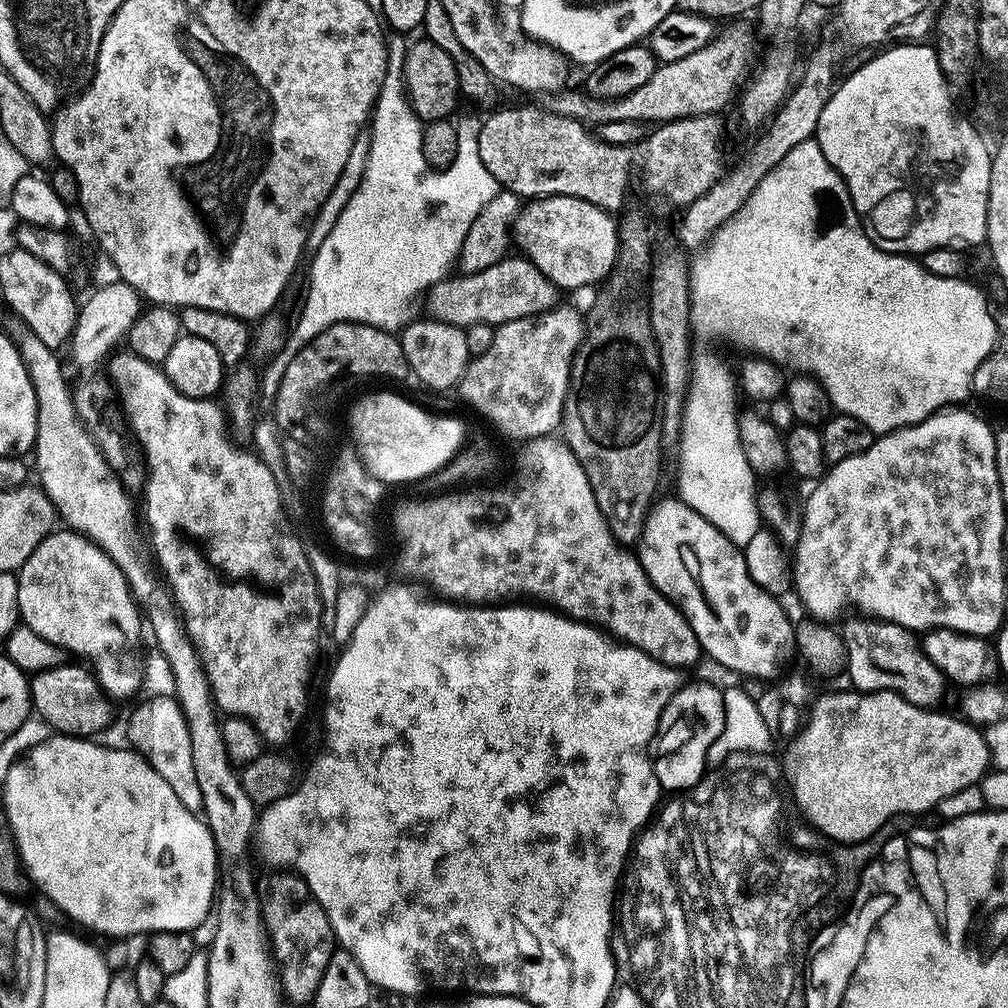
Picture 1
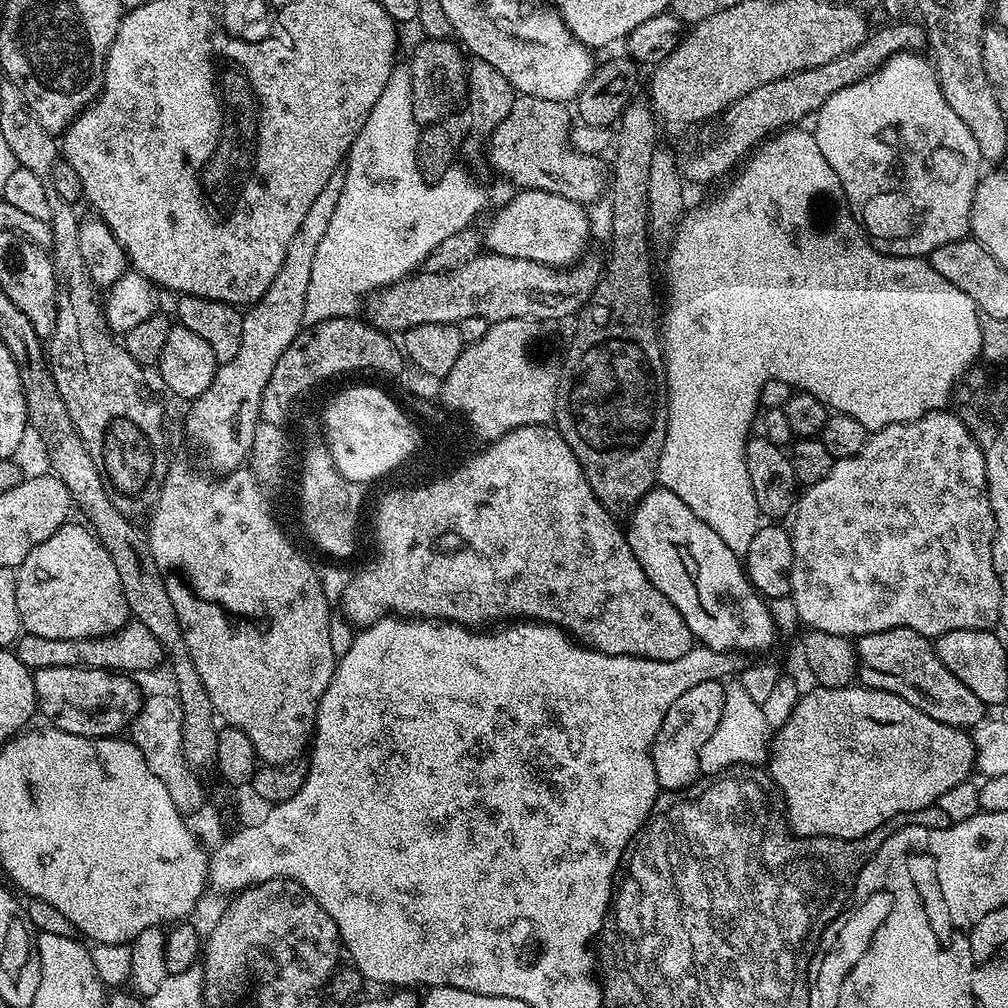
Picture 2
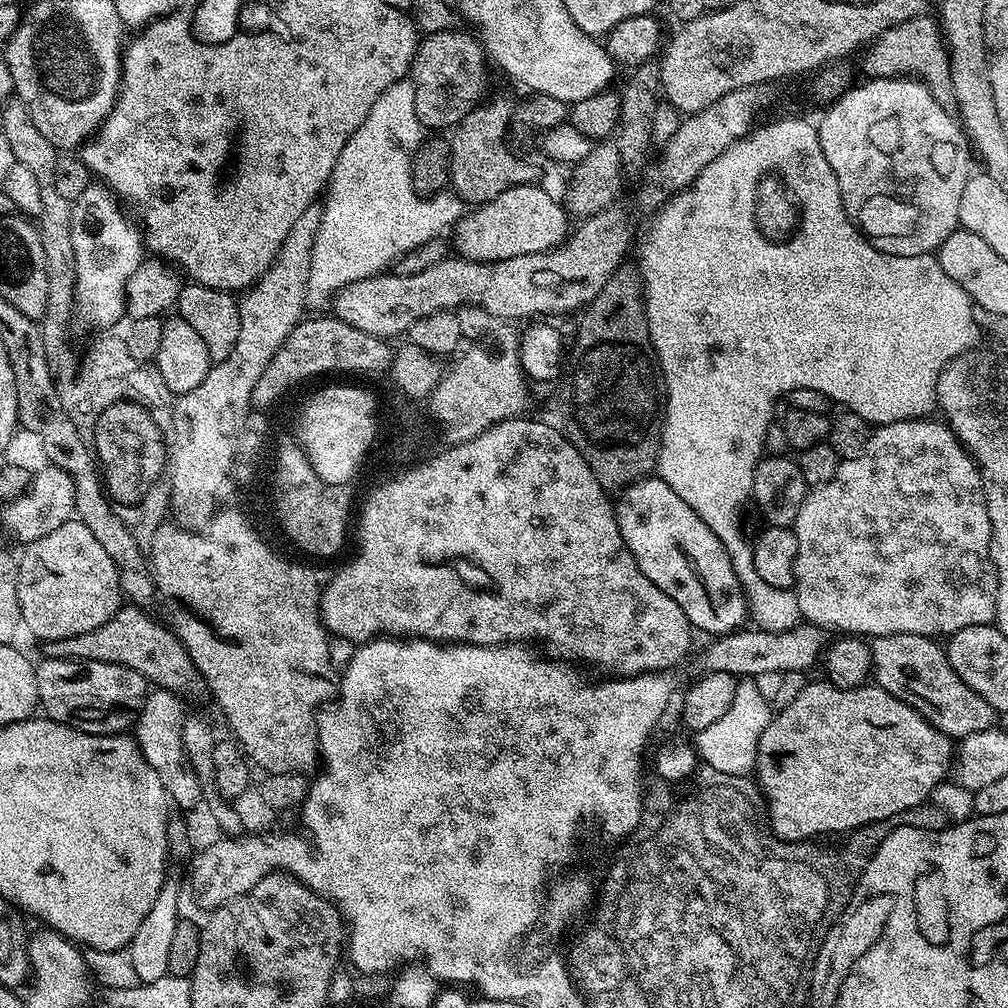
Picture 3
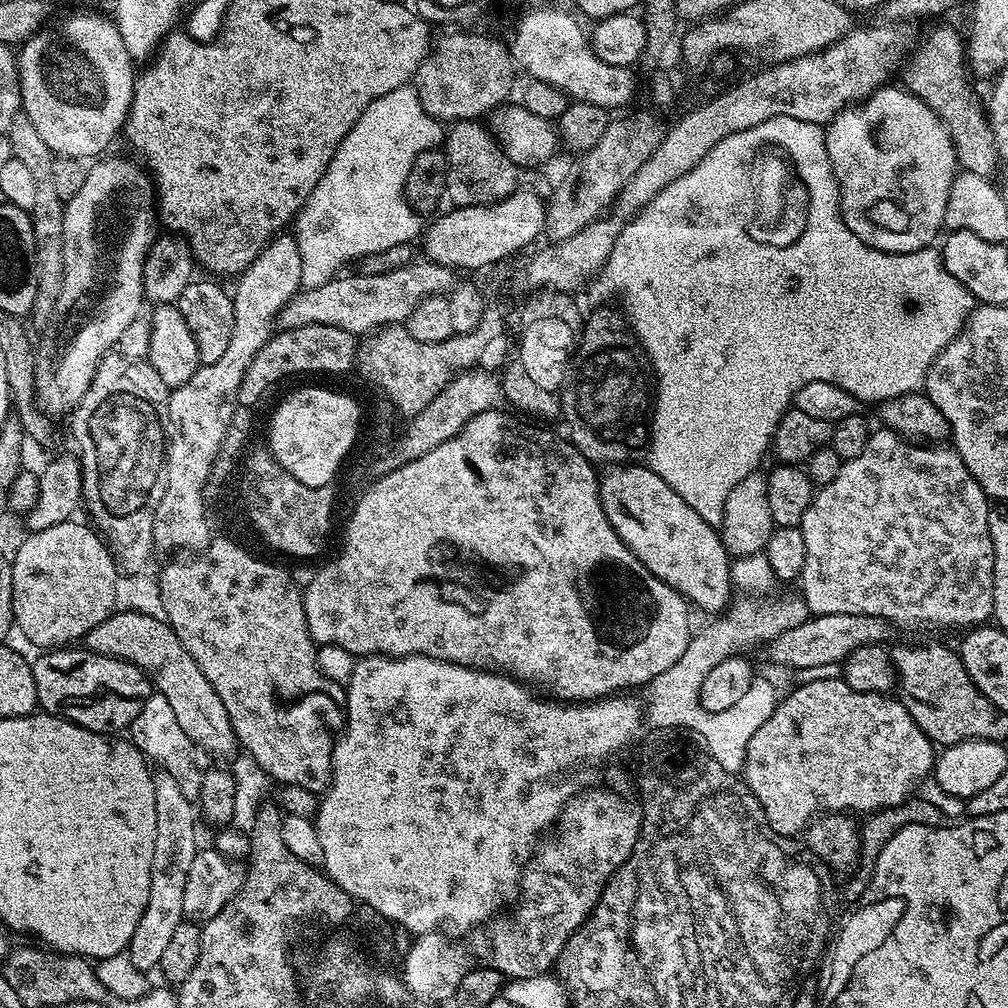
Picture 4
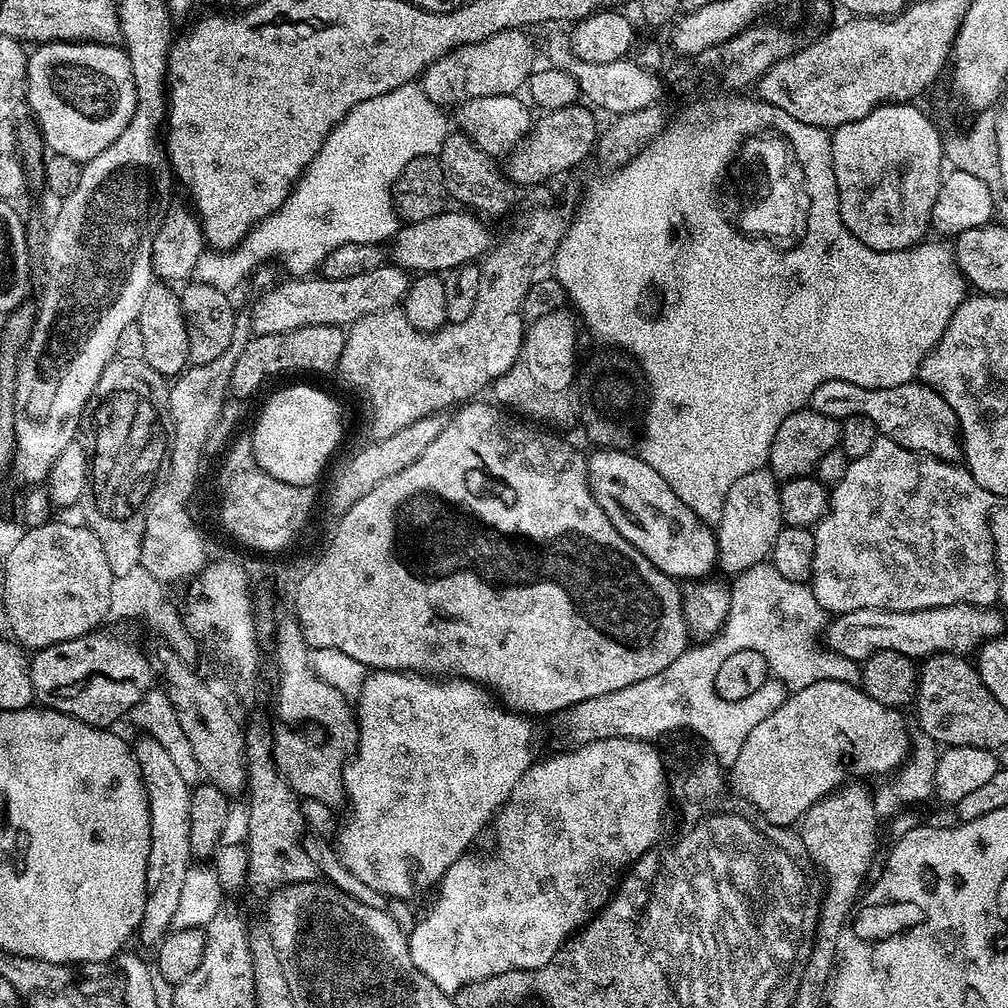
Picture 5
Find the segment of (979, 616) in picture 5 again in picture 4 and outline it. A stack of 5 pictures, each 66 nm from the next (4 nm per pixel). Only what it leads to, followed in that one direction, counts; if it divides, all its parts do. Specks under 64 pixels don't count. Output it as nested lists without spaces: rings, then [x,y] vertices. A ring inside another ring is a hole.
[[[854,614],[809,615],[798,626],[779,632],[767,641],[768,656],[784,668],[801,670],[808,667],[839,665],[854,650],[863,644],[881,644],[888,642],[894,632],[893,625],[882,618],[873,616],[855,616]]]

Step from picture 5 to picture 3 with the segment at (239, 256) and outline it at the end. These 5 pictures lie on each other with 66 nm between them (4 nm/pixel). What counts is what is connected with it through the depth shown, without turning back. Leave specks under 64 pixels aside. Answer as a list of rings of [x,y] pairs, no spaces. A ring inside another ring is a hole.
[[[411,79],[394,82],[394,86],[390,86],[390,90],[386,90],[382,98],[378,98],[378,102],[370,106],[366,122],[362,122],[362,126],[354,130],[350,142],[342,146],[342,154],[338,154],[338,162],[334,166],[332,177],[328,179],[327,189],[322,196],[322,222],[314,238],[310,258],[310,282],[306,301],[309,309],[323,309],[320,307],[323,304],[325,307],[336,293],[350,286],[350,282],[379,276],[391,269],[397,257],[405,256],[410,250],[422,246],[422,242],[443,237],[465,215],[464,201],[453,194],[423,197],[414,190],[412,155],[418,150],[421,139],[422,125],[414,110],[414,86]]]

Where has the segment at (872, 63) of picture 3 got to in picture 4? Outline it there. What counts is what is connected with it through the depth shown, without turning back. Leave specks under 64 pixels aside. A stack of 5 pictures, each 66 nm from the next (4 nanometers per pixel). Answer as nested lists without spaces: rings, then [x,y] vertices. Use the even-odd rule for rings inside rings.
[[[944,22],[933,23],[936,24],[933,28],[922,32],[922,39],[905,59],[902,65],[902,84],[907,91],[926,102],[926,106],[930,106],[930,110],[934,110],[934,114],[938,114],[941,122],[948,127],[956,147],[957,165],[970,174],[991,177],[992,171],[1000,164],[1000,156],[996,153],[994,134],[988,125],[985,109],[976,105],[976,100],[968,89],[970,72],[966,67],[966,46],[961,33],[959,36],[950,25],[940,23]]]

